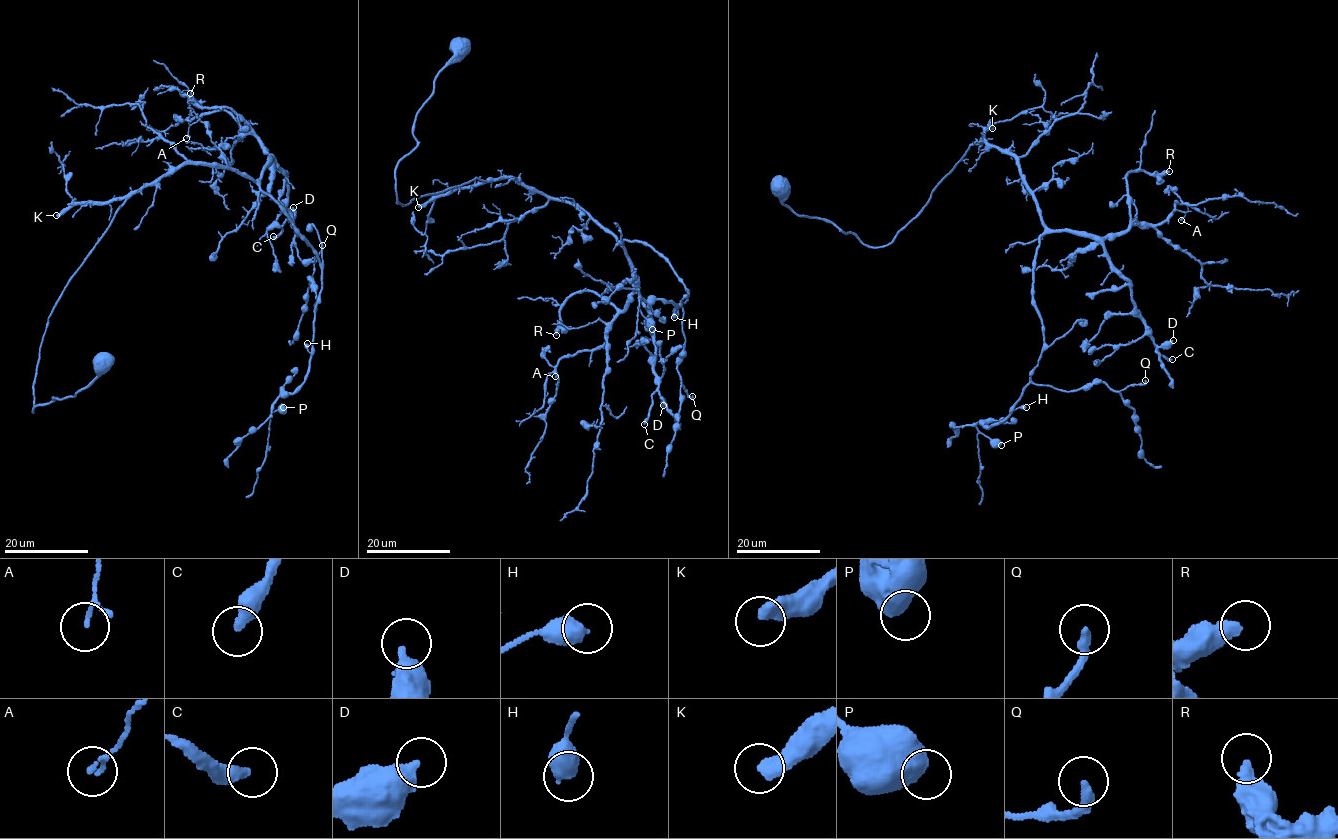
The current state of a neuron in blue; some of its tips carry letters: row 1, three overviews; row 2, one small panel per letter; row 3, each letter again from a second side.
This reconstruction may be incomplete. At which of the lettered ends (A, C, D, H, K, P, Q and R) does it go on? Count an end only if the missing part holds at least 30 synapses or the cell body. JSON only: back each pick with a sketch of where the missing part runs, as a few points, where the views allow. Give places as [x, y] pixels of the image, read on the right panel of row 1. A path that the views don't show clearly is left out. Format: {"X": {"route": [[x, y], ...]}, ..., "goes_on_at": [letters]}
{"C": {"route": [[1172, 359], [1214, 384], [1253, 354]]}, "K": {"route": [[992, 128], [962, 139], [945, 150], [934, 166], [937, 184], [947, 192], [949, 216], [972, 244], [954, 214]]}, "goes_on_at": ["C", "K"]}

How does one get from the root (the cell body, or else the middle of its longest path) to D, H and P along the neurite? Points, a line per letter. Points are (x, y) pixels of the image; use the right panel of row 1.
D: (780, 187), (796, 214), (884, 246), (985, 142), (1015, 157), (1046, 227), (1094, 236), (1157, 346), (1173, 340)
H: (780, 187), (796, 214), (884, 246), (968, 146), (1015, 157), (1044, 228), (1044, 344), (1012, 410), (1026, 407)
P: (780, 187), (884, 246), (968, 146), (1015, 157), (1044, 228), (1044, 344), (1010, 415), (975, 425), (1001, 445)

